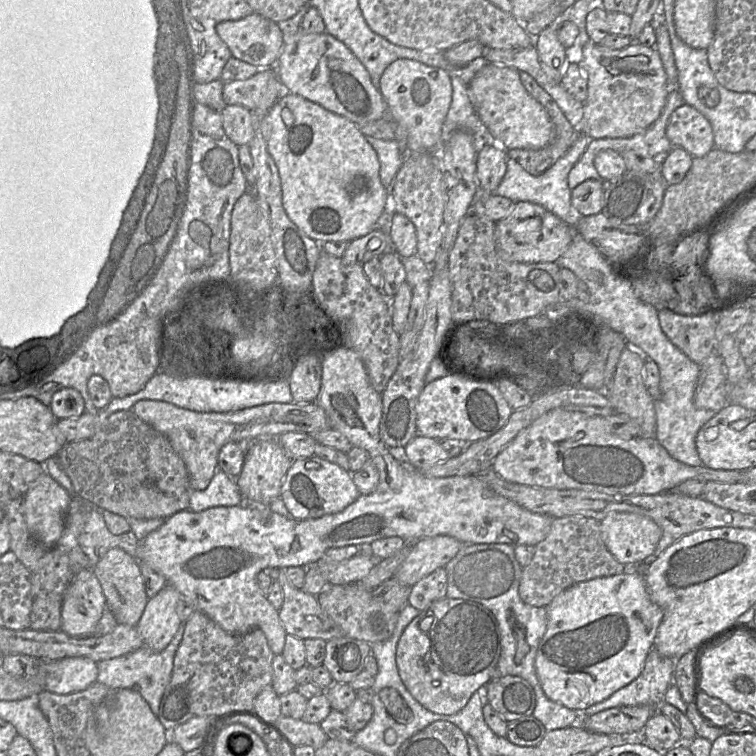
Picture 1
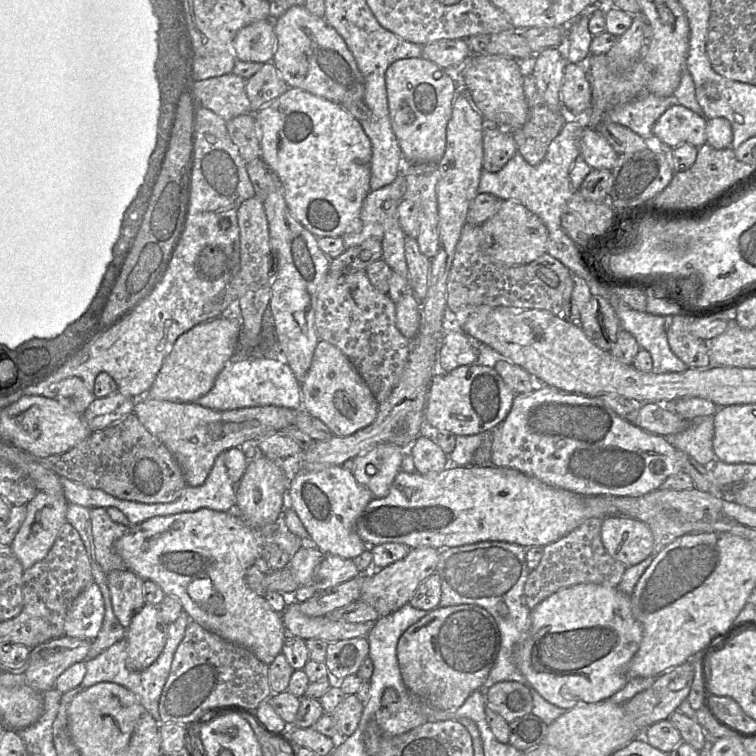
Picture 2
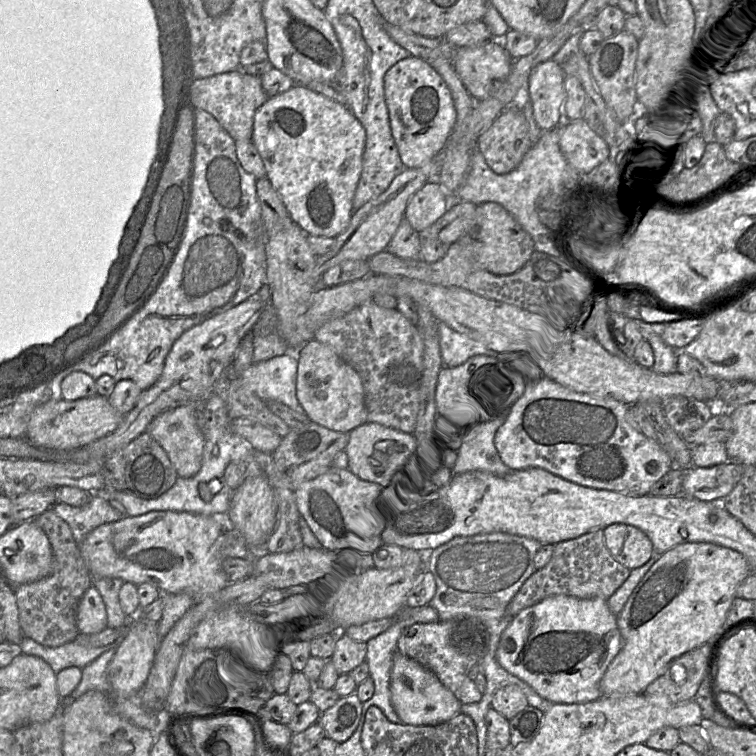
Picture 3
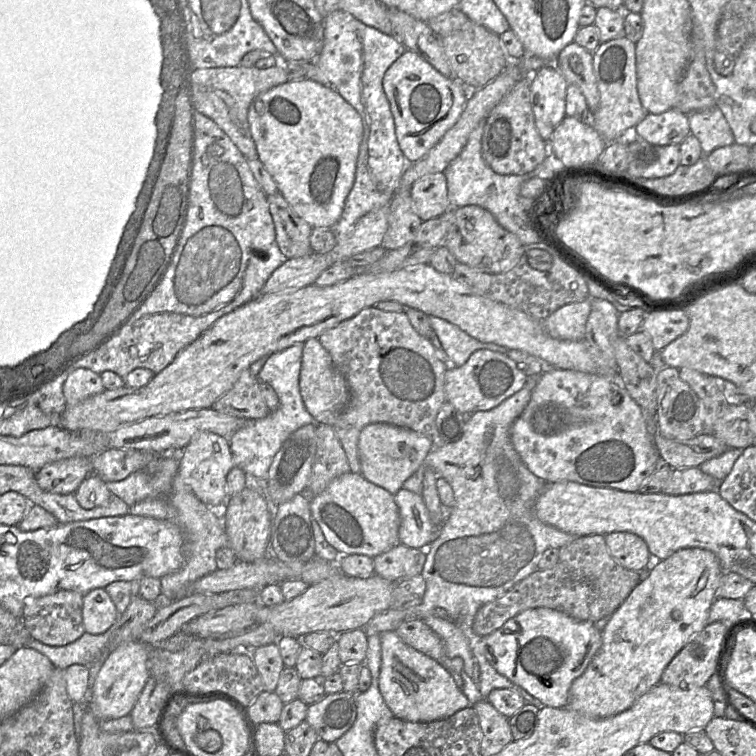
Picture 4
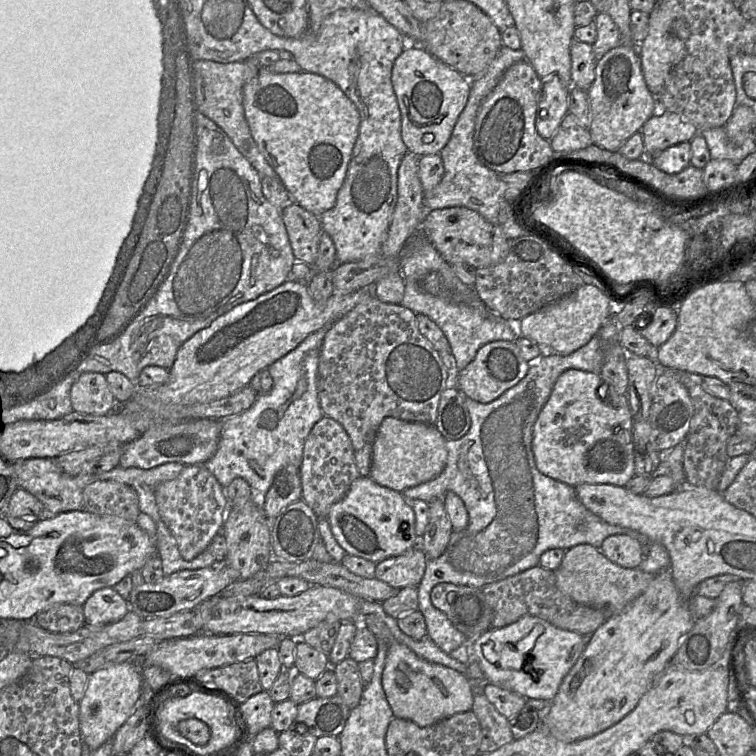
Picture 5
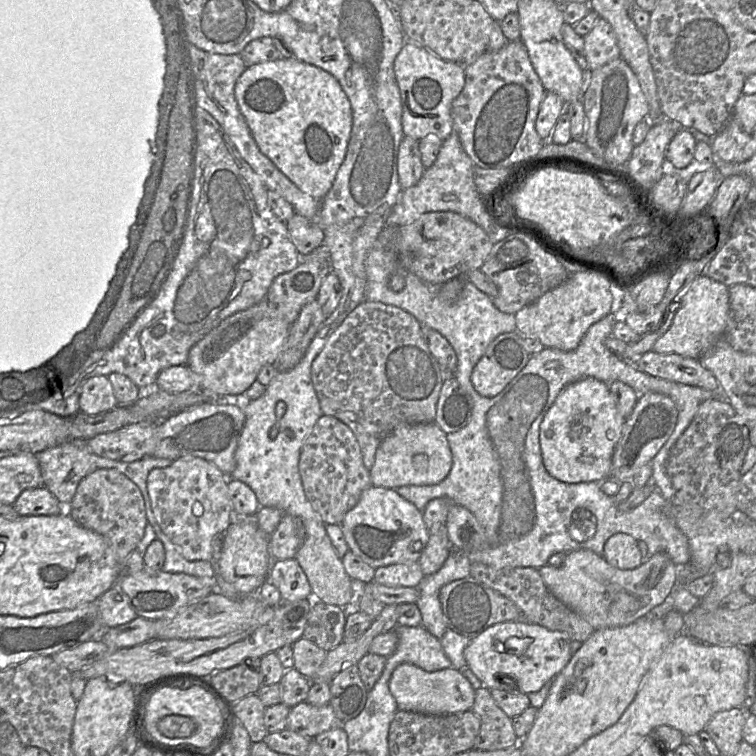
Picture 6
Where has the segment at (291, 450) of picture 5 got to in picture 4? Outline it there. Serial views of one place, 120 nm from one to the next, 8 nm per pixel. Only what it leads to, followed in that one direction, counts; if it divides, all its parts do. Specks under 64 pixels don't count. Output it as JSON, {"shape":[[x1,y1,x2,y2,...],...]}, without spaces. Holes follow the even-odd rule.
{"shape":[[299,343,269,355,259,372,257,379,269,384,278,396,277,410,261,419,246,420,229,438,210,432,198,432,193,436,190,443,181,451,179,470,173,481,175,491,191,490,205,505,223,508,229,498,226,478,232,468,237,467,246,474,268,479,273,458,289,436,305,425,316,424,313,416,307,411,300,393,303,348,304,344]]}

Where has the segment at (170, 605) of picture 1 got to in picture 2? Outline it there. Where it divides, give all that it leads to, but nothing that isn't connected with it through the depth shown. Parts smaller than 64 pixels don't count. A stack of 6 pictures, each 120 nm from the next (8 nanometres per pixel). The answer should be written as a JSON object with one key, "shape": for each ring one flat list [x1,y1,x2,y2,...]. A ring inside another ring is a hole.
{"shape":[[145,605,134,615,126,631,128,656,126,666,133,671,141,671,153,664,162,653,167,640,168,624,162,619,156,605]]}

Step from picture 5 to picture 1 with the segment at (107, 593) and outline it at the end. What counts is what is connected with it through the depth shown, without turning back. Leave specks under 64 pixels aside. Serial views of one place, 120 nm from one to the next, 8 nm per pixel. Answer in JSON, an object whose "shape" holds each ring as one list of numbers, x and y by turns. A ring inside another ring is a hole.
{"shape":[[93,569,80,570,62,598,61,631,71,637,94,636,106,598]]}

